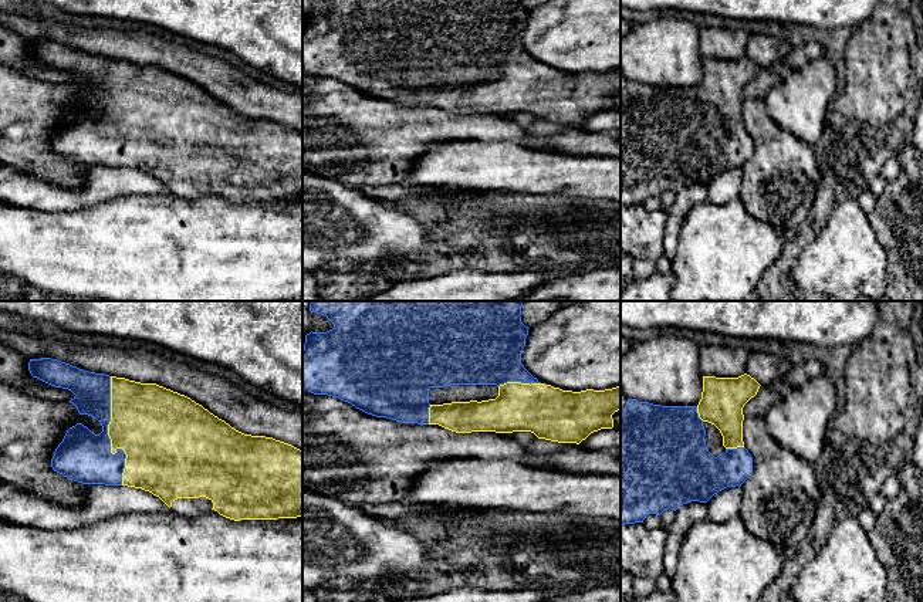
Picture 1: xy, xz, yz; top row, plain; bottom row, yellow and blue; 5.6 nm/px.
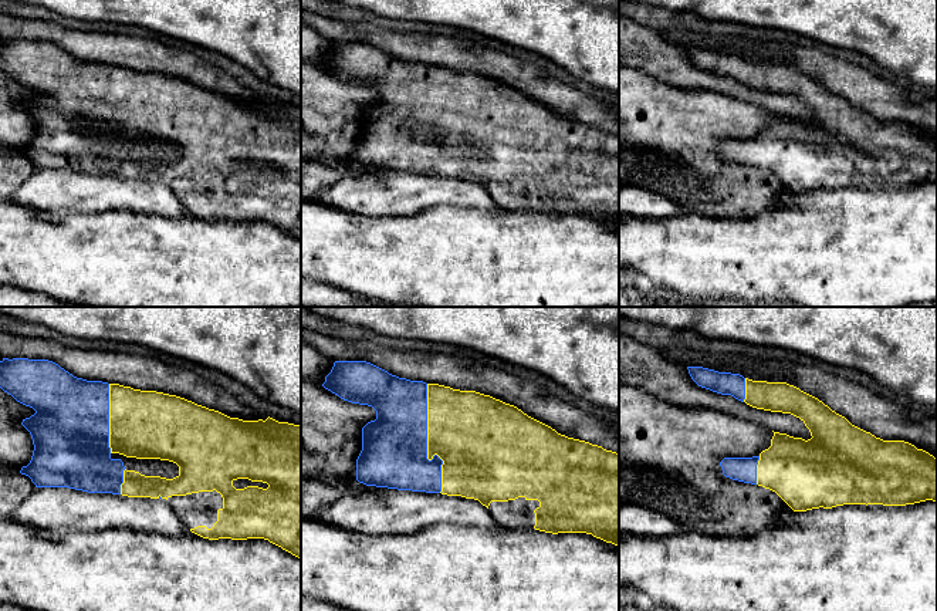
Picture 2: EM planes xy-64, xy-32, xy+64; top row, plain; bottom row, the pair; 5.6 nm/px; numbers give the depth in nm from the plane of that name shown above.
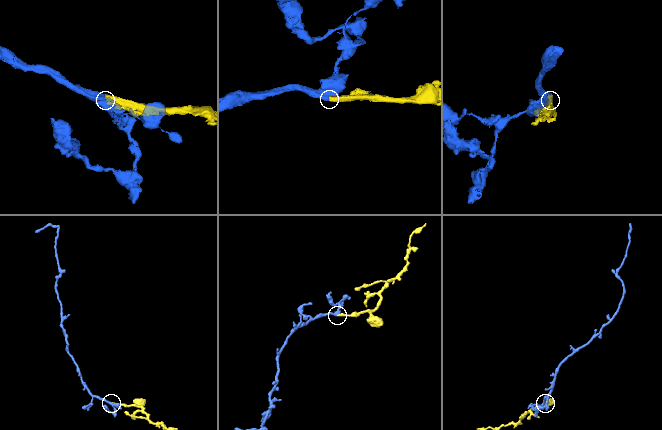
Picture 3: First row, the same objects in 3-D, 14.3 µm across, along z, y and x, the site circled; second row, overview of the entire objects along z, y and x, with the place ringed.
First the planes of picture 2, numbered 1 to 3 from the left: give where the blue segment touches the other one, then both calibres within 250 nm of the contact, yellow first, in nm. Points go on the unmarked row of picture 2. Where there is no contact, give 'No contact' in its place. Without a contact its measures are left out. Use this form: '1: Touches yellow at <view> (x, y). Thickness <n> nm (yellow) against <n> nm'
1: Touches yellow at xy-64 (110, 100). Thickness 380 nm (yellow) against 440 nm
2: Touches yellow at xy-32 (428, 125). Thickness 460 nm (yellow) against 380 nm
3: Touches yellow at xy+64 (757, 152). Thickness 380 nm (yellow) against 140 nm

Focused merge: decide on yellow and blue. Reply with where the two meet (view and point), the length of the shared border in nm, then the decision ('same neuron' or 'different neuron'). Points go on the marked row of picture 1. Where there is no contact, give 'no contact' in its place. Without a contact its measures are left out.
xy (110, 438) | 600 nm | same neuron

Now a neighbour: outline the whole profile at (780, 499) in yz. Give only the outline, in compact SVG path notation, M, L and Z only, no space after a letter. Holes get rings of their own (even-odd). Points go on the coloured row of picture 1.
M744 416L743 442L753 457L753 473L741 484L743 522L775 548L794 549L807 538L821 501L815 463L782 447L760 416Z

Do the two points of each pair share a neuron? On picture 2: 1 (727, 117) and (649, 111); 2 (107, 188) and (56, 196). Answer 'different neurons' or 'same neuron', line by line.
1: same neuron
2: same neuron

